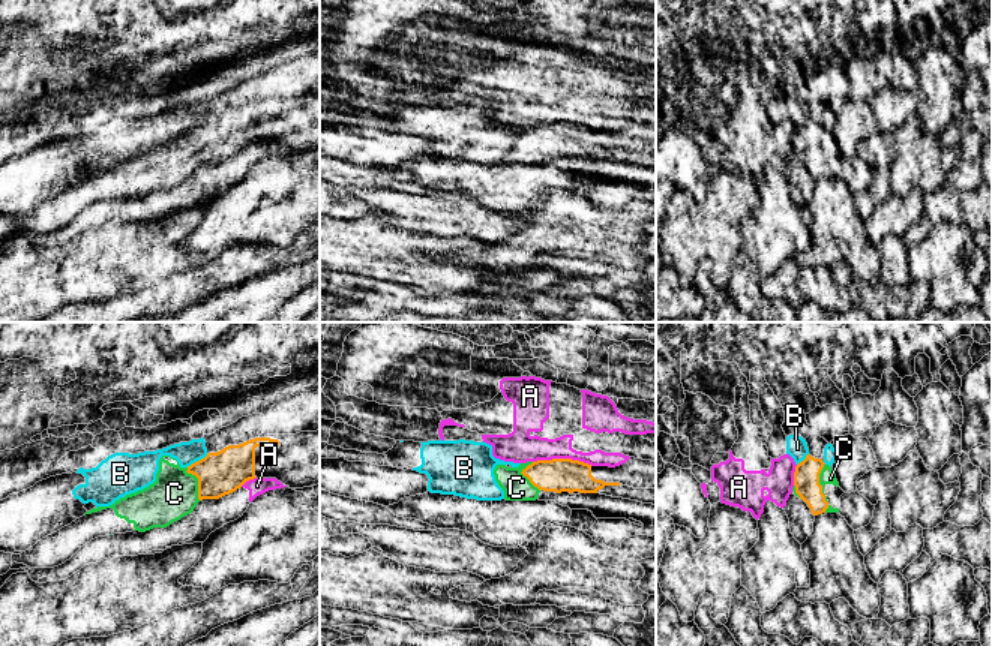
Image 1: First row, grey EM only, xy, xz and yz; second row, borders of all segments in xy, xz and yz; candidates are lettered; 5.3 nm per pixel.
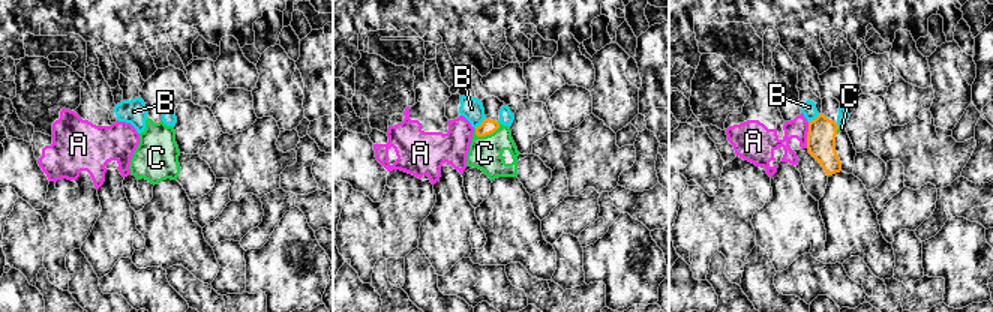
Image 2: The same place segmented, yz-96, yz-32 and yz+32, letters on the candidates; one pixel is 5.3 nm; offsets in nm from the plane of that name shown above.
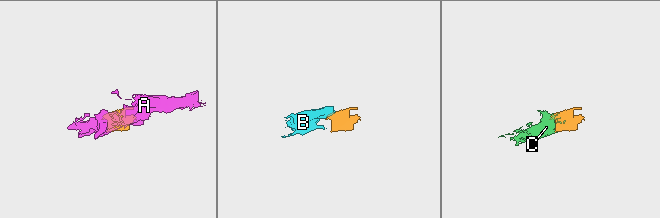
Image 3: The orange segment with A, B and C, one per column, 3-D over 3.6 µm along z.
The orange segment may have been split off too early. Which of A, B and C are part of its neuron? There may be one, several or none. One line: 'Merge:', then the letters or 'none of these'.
Merge: C

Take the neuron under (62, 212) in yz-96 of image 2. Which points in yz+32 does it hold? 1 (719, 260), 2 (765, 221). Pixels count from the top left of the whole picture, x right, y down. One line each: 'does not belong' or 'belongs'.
1: does not belong
2: does not belong

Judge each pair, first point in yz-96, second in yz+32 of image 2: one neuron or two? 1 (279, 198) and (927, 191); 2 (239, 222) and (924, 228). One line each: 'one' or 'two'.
1: two
2: two

